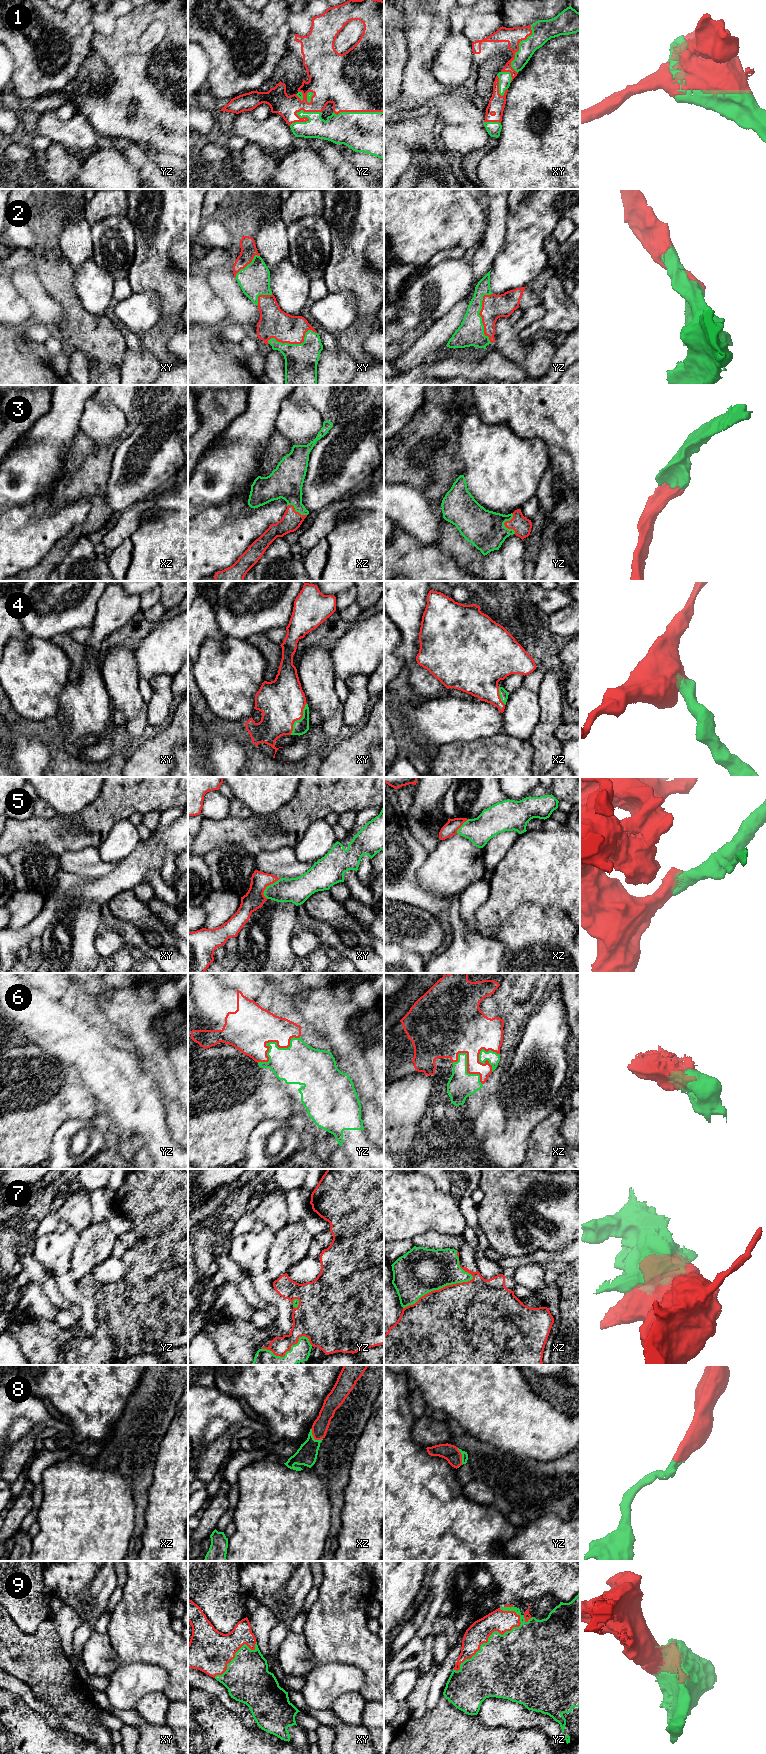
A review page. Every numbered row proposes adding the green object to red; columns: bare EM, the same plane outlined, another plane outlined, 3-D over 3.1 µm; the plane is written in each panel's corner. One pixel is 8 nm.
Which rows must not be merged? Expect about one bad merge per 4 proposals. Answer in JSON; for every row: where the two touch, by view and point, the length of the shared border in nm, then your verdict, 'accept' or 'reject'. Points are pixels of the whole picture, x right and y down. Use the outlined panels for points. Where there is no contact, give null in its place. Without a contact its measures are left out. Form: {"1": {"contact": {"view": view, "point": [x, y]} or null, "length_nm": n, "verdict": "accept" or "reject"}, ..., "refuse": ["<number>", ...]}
{"1": {"contact": {"view": "yz", "point": [299, 117]}, "length_nm": 280, "verdict": "accept"}, "2": {"contact": {"view": "xy", "point": [294, 343]}, "length_nm": 400, "verdict": "accept"}, "3": {"contact": {"view": "yz", "point": [504, 524]}, "length_nm": 170, "verdict": "accept"}, "4": {"contact": {"view": "xy", "point": [298, 719]}, "length_nm": 280, "verdict": "accept"}, "5": {"contact": {"view": "xy", "point": [267, 885]}, "length_nm": 200, "verdict": "accept"}, "6": {"contact": {"view": "yz", "point": [271, 1041]}, "length_nm": 400, "verdict": "accept"}, "7": {"contact": {"view": "xz", "point": [439, 1289]}, "length_nm": 600, "verdict": "accept"}, "8": {"contact": {"view": "xz", "point": [313, 1436]}, "length_nm": 130, "verdict": "accept"}, "9": {"contact": {"view": "yz", "point": [488, 1637]}, "length_nm": 700, "verdict": "accept"}, "refuse": []}

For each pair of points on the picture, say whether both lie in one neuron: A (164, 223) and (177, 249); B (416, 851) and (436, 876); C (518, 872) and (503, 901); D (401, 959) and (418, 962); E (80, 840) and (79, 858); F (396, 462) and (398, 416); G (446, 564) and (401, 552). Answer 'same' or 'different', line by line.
A: different
B: different
C: same
D: same
E: different
F: different
G: same

